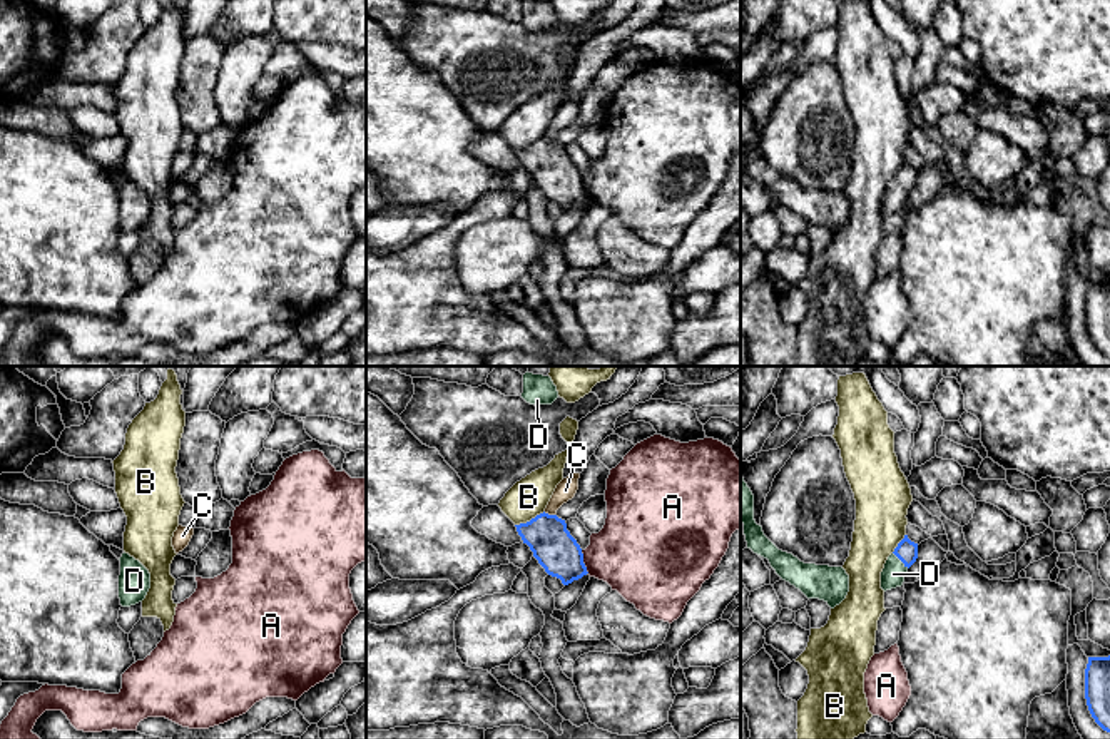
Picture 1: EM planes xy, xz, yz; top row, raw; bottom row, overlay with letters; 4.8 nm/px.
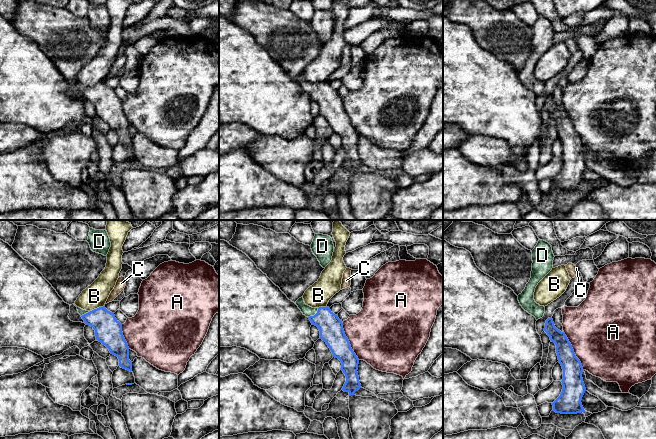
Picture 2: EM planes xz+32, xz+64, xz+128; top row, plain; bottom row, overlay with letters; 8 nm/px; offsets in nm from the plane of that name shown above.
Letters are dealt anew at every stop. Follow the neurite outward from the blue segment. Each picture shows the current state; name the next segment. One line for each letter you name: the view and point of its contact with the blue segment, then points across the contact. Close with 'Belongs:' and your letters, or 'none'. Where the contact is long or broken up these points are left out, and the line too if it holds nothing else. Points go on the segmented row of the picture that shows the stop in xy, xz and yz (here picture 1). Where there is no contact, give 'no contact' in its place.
D: contact yz (901, 560); way yz (906, 550), (901, 560), (893, 574)
Belongs: D

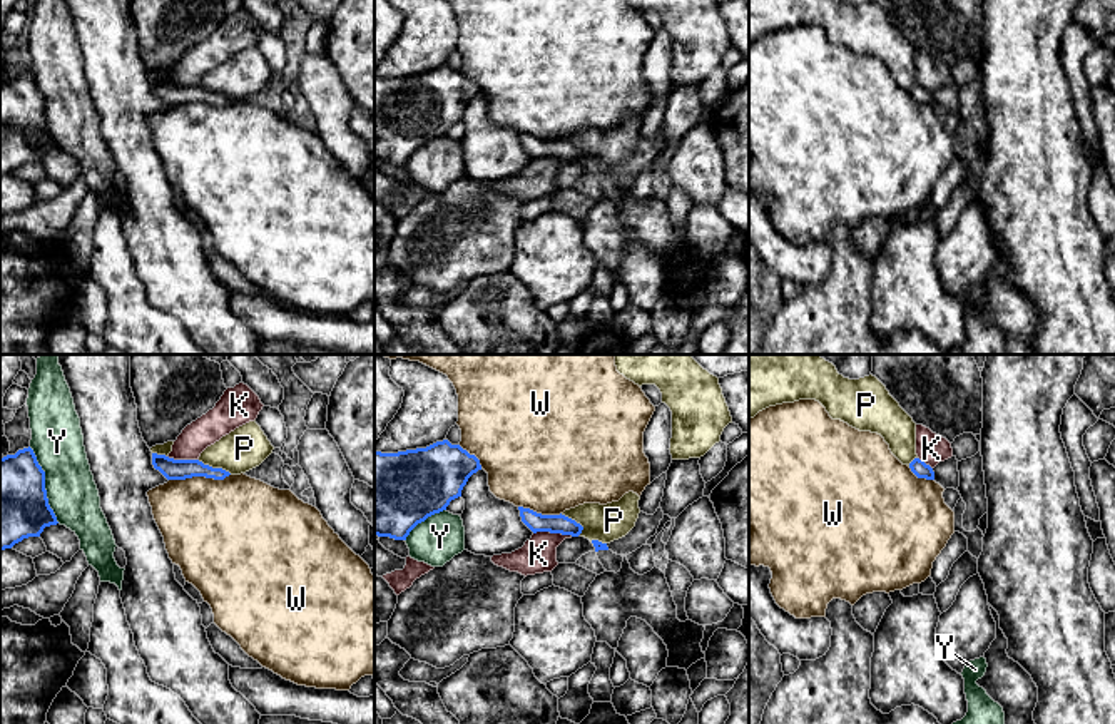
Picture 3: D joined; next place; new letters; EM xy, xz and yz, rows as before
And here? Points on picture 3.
Belongs: none

